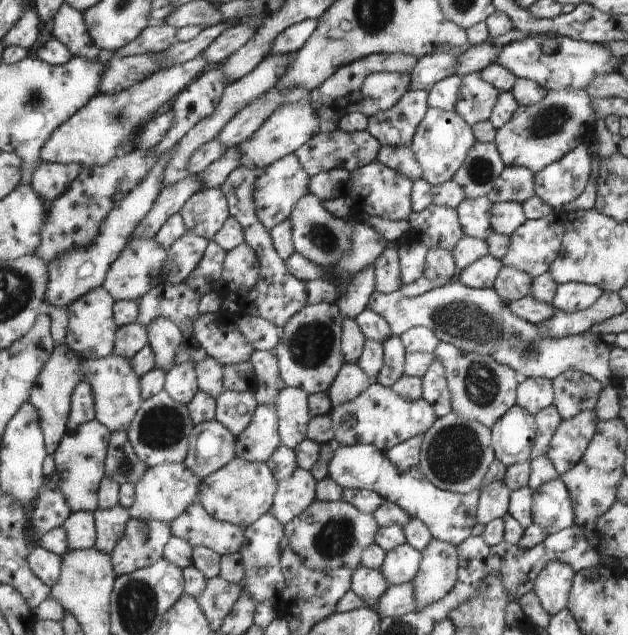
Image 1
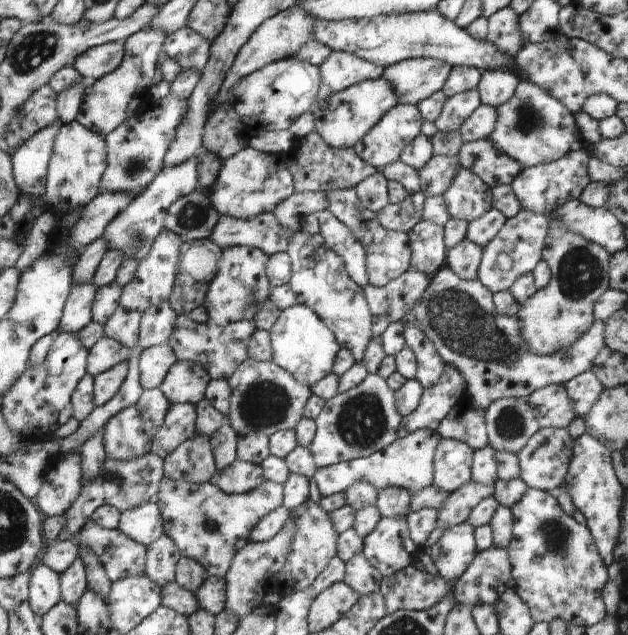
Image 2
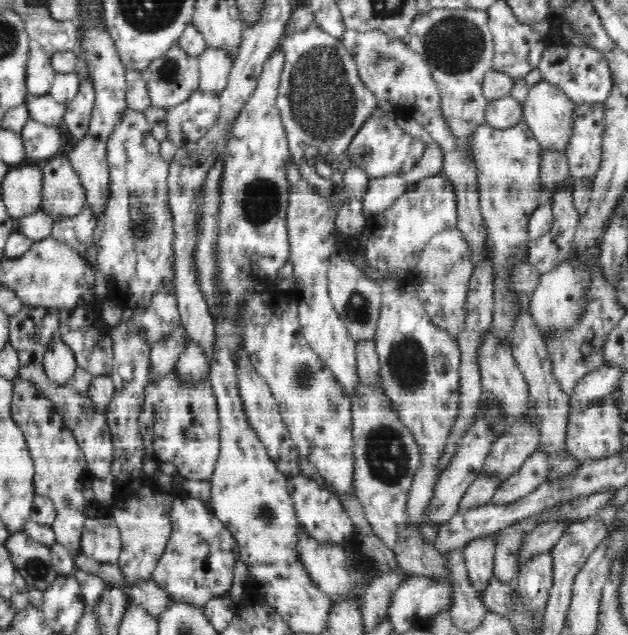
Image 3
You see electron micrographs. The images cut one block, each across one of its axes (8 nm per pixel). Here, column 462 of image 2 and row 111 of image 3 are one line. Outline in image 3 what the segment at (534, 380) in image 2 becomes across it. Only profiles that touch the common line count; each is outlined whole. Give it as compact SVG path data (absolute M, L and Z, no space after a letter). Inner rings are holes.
M310 25L306 28L306 30L294 32L288 36L284 36L279 48L283 52L283 70L275 106L278 108L279 115L281 116L281 122L285 128L292 161L299 165L302 176L306 179L306 181L308 181L308 183L310 183L310 186L312 186L320 195L326 195L329 192L330 183L326 178L321 177L318 172L316 172L320 167L319 165L310 162L310 159L309 161L303 159L304 150L306 150L306 148L317 148L319 150L318 155L325 154L325 156L327 156L330 154L330 156L338 158L338 156L341 156L343 152L347 151L352 143L352 139L354 139L355 135L358 133L358 130L360 130L360 128L362 128L362 126L379 110L379 101L376 100L376 98L370 93L370 90L368 90L365 83L360 79L356 61L354 61L354 57L348 53L348 50L346 50L346 47L342 44L341 39L328 34L328 32L322 30L318 25Z

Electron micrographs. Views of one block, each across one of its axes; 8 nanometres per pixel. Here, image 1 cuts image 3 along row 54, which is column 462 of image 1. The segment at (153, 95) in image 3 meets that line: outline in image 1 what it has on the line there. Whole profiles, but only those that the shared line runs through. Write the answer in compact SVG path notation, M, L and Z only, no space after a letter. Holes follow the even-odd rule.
M476 140L452 181L462 187L466 199L486 197L504 167L494 142L483 143Z

